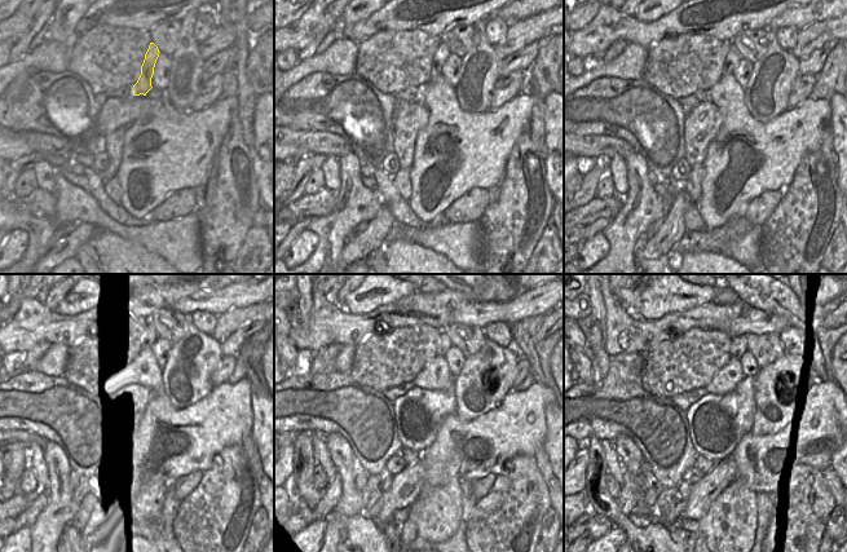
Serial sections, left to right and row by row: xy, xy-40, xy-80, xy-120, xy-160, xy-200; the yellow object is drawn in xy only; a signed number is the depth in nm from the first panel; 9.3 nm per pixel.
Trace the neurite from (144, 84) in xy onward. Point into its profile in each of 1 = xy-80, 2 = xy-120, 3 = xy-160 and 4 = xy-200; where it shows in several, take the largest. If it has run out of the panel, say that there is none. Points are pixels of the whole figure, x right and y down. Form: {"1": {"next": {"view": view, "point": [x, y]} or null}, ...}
{"1": {"next": {"view": "xy-80", "point": [732, 57]}}, "2": {"next": {"view": "xy-120", "point": [154, 338]}}, "3": {"next": {"view": "xy-160", "point": [445, 344]}}, "4": {"next": {"view": "xy-200", "point": [737, 347]}}}

